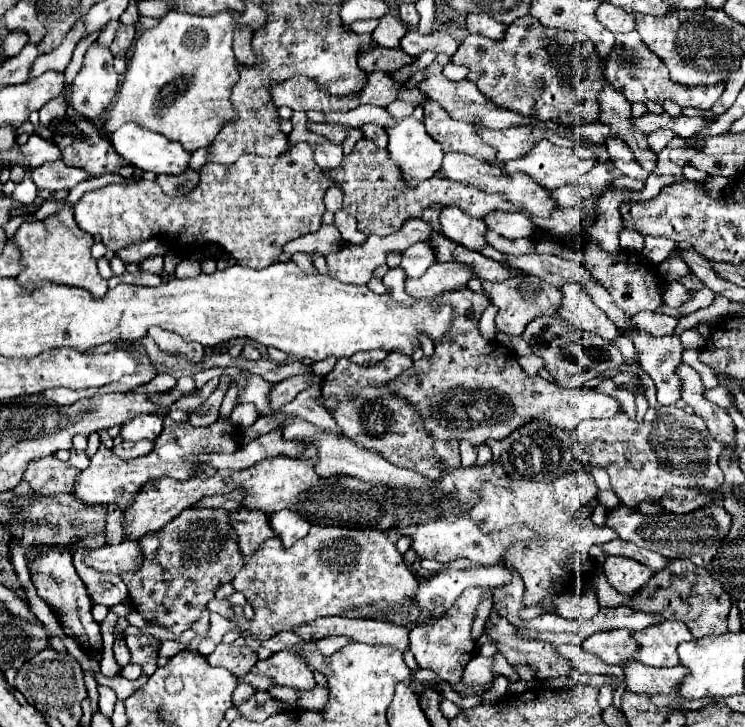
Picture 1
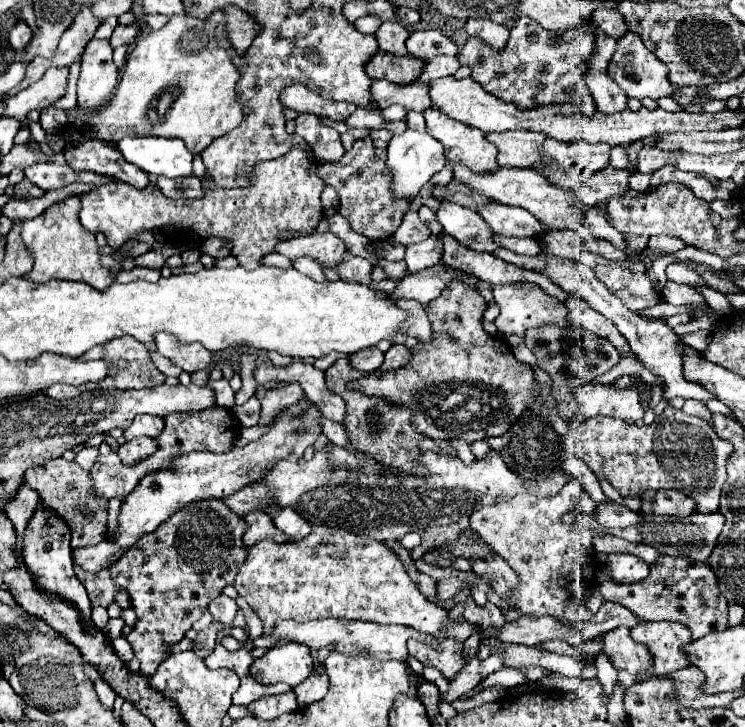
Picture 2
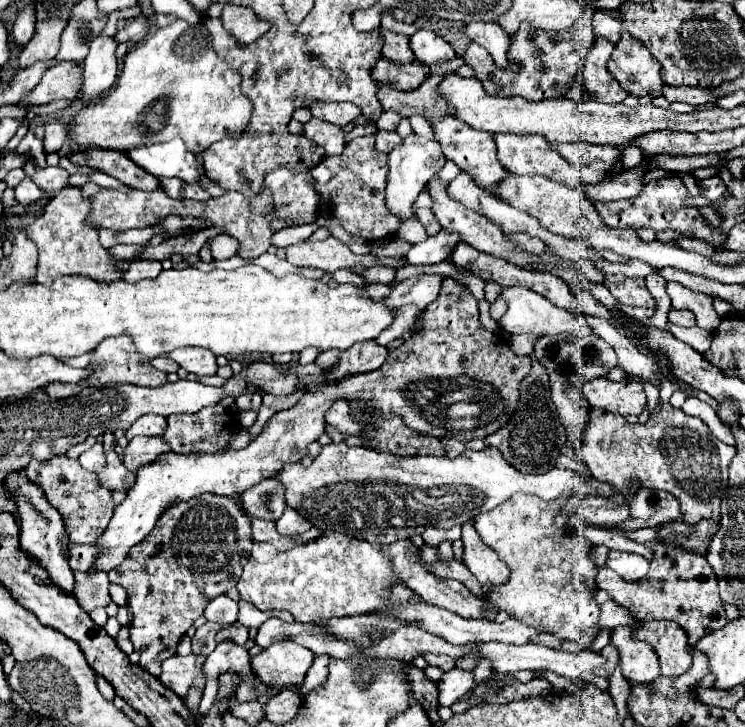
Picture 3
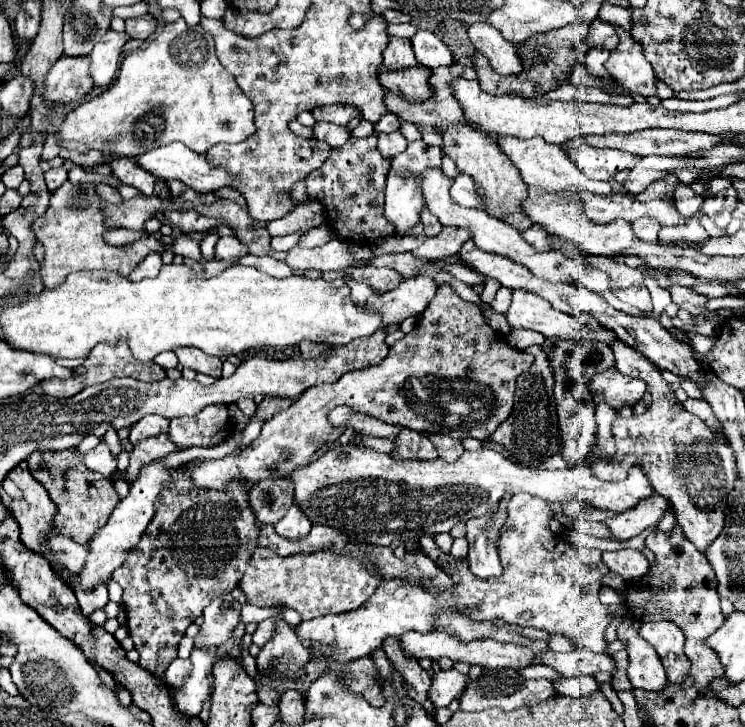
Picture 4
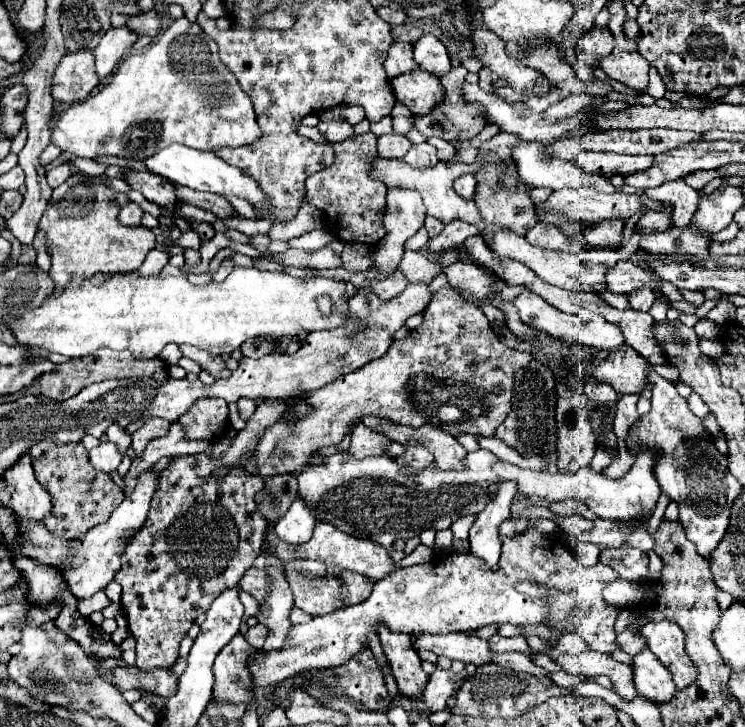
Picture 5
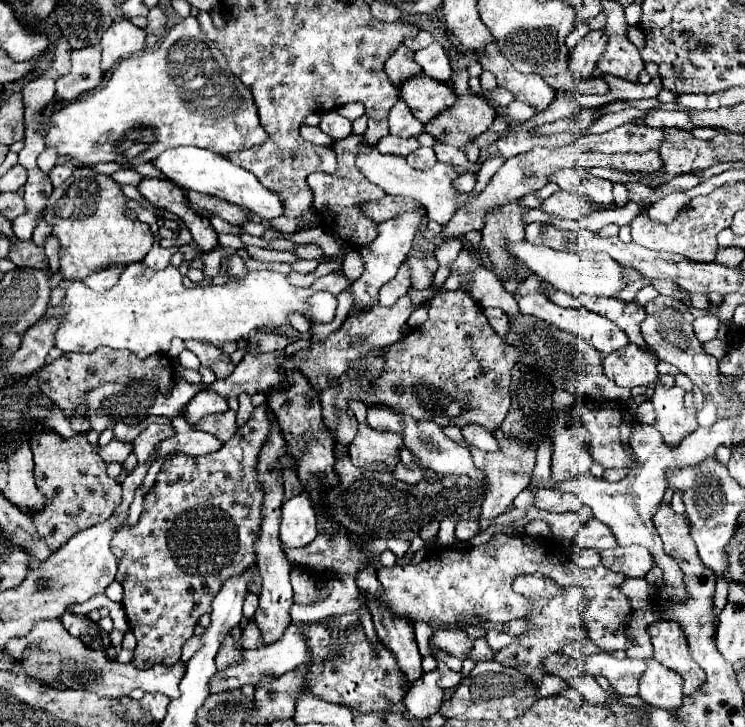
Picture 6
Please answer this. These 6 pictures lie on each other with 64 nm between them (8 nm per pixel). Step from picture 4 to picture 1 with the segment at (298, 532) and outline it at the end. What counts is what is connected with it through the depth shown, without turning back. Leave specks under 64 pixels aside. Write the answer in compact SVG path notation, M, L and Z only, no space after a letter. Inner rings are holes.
M280 510L270 516L270 528L282 540L284 548L290 548L294 542L308 534L310 524L292 510Z

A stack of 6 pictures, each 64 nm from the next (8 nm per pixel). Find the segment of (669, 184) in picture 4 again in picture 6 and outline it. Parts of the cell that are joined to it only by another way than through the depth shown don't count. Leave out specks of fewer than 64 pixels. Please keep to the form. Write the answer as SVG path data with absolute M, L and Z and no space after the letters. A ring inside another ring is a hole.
M558 190L558 192L554 192L550 198L546 198L542 202L542 210L552 214L552 216L560 216L560 218L568 218L568 220L578 220L580 216L598 212L602 208L598 208L596 204L592 204L586 198L578 196L576 192Z

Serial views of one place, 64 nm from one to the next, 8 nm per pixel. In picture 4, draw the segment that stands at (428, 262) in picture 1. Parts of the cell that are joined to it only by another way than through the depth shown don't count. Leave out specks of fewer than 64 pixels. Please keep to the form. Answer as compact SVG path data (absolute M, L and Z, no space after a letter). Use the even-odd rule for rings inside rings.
M442 228L442 232L434 238L428 238L420 248L412 250L414 258L420 260L444 260L448 256L458 254L460 246L468 240L468 232L464 232L464 228Z

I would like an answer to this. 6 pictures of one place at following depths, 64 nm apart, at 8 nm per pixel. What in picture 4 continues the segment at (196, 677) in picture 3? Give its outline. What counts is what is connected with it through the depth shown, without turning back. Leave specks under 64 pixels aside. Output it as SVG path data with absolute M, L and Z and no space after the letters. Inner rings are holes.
M174 658L174 660L168 664L166 672L164 672L164 680L168 682L170 688L180 690L182 684L184 684L184 680L190 676L190 672L192 672L192 662L190 662L190 660Z

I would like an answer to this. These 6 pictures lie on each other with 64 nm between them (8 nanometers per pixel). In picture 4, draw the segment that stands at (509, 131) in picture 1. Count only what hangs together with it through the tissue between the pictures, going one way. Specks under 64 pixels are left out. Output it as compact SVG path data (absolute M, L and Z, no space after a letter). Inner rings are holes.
M500 136L498 146L512 160L512 164L518 168L518 172L526 184L542 184L542 188L552 188L552 190L578 190L582 188L599 194L612 192L608 182L588 179L580 172L578 166L562 152L562 148L546 144L542 138L522 140L516 136Z

